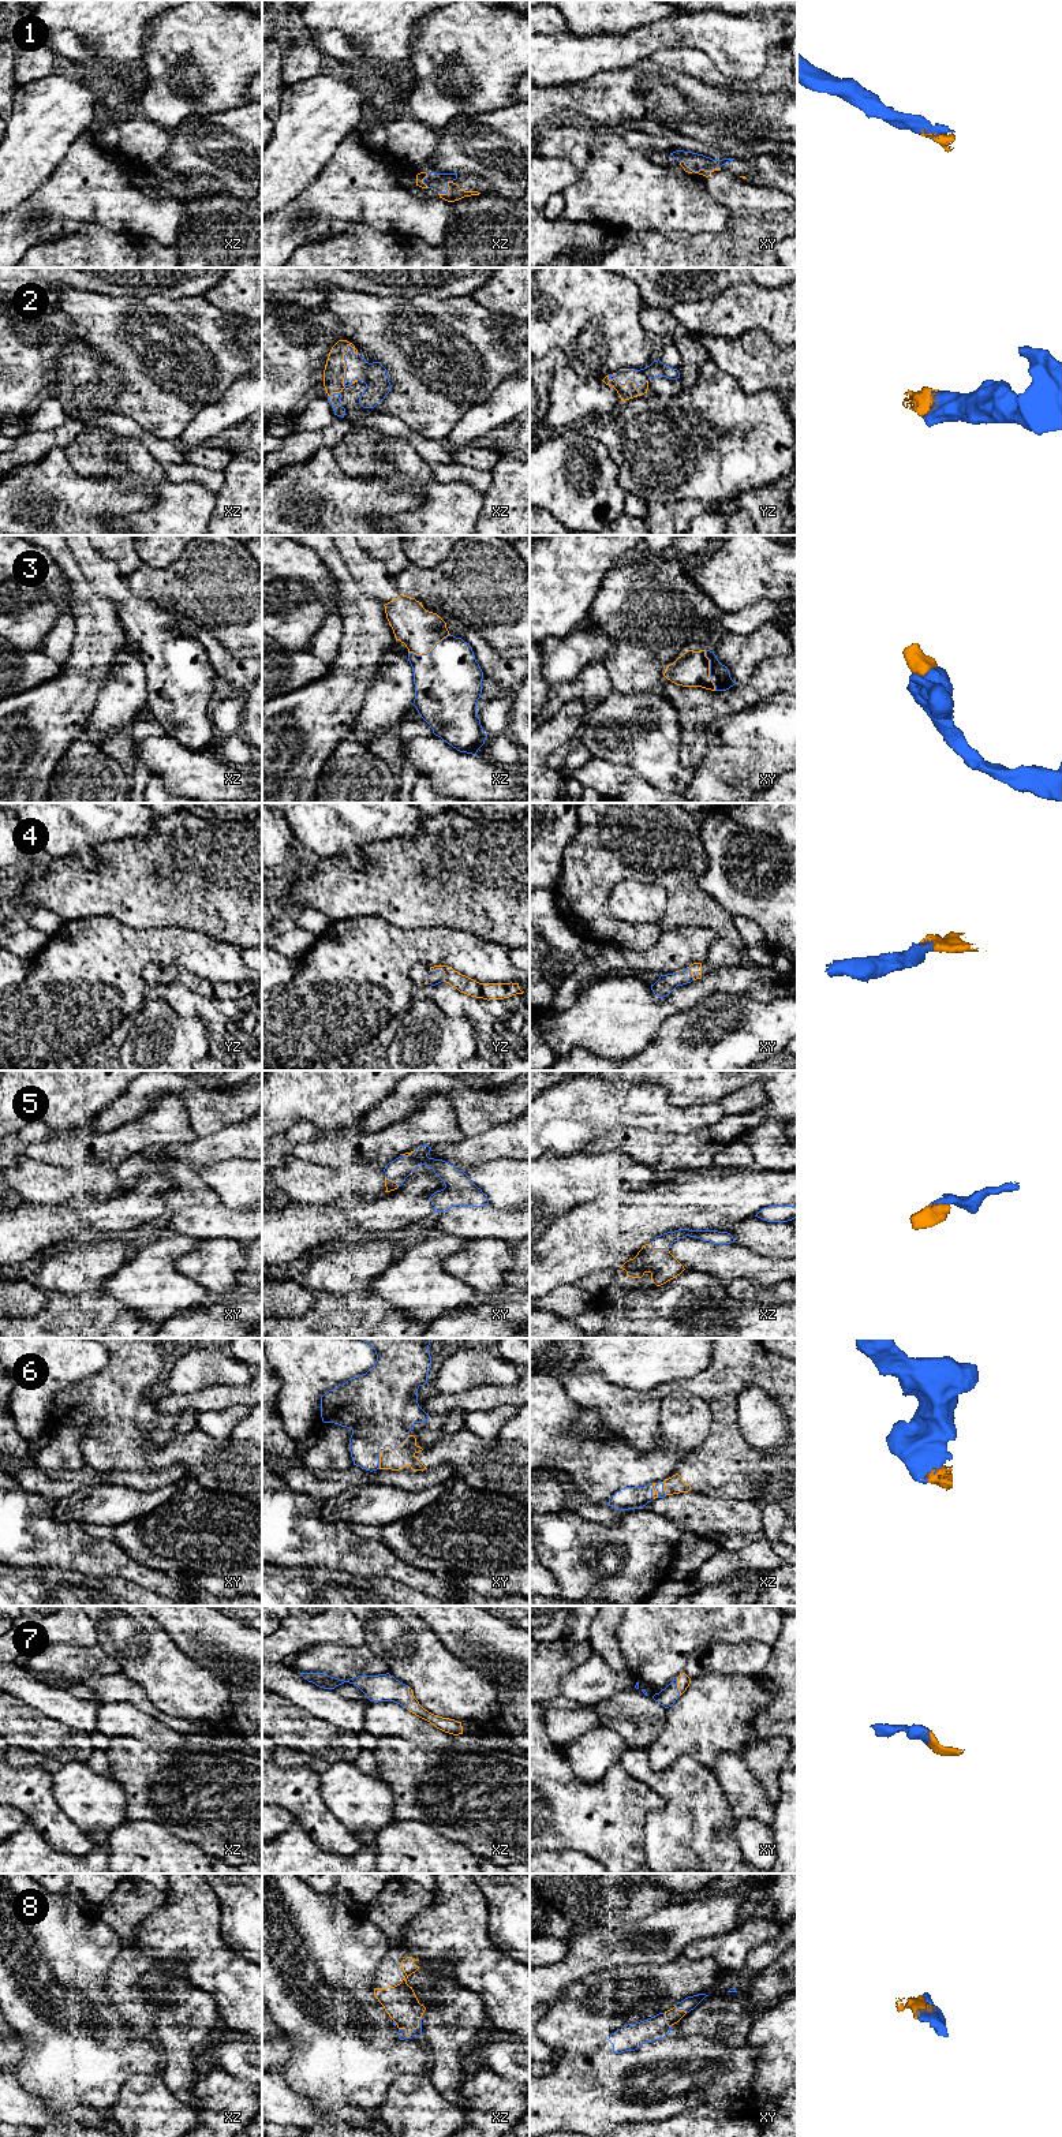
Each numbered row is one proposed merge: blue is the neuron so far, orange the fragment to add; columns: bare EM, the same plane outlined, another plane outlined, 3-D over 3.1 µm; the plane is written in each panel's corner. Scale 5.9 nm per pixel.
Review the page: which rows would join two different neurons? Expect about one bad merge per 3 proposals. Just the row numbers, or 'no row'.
no row

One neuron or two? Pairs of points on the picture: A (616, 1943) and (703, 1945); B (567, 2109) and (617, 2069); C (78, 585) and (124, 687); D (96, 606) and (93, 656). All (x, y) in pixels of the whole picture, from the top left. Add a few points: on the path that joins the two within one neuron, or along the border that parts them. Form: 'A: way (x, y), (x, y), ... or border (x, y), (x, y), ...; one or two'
A: border (720, 1932), (695, 1939), (683, 1953); two
B: way (580, 2095), (593, 2093), (598, 2084), (604, 2083); one
C: border (123, 647), (116, 653), (109, 675), (98, 690); two
D: way (96, 619), (96, 643); one

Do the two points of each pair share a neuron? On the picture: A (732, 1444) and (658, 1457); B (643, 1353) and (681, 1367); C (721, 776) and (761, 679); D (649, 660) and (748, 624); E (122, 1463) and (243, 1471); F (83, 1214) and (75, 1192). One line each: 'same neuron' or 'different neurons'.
A: different neurons
B: same neuron
C: different neurons
D: same neuron
E: same neuron
F: different neurons

